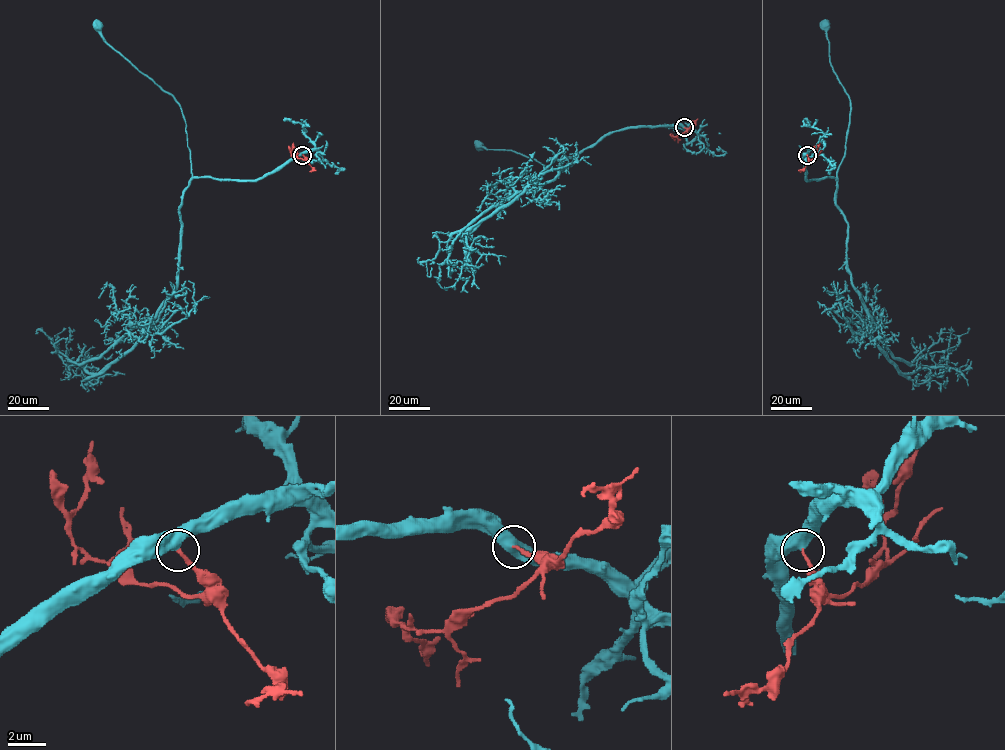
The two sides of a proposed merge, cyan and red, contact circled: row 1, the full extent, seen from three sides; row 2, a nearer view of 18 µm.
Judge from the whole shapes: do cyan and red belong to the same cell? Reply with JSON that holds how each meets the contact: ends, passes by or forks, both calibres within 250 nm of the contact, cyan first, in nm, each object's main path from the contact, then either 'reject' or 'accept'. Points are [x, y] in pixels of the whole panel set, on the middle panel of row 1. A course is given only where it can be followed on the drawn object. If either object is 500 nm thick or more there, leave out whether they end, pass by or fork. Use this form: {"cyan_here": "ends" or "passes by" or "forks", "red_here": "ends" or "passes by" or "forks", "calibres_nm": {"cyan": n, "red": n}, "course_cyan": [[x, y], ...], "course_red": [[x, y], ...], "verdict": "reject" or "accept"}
{"calibres_nm": {"cyan": 550, "red": 170}, "course_cyan": [[684, 127], [639, 126], [610, 131], [573, 157], [566, 170], [560, 171], [511, 150], [477, 148], [479, 145]], "course_red": [[684, 127], [687, 129], [683, 133], [672, 136], [674, 140]], "verdict": "accept"}

